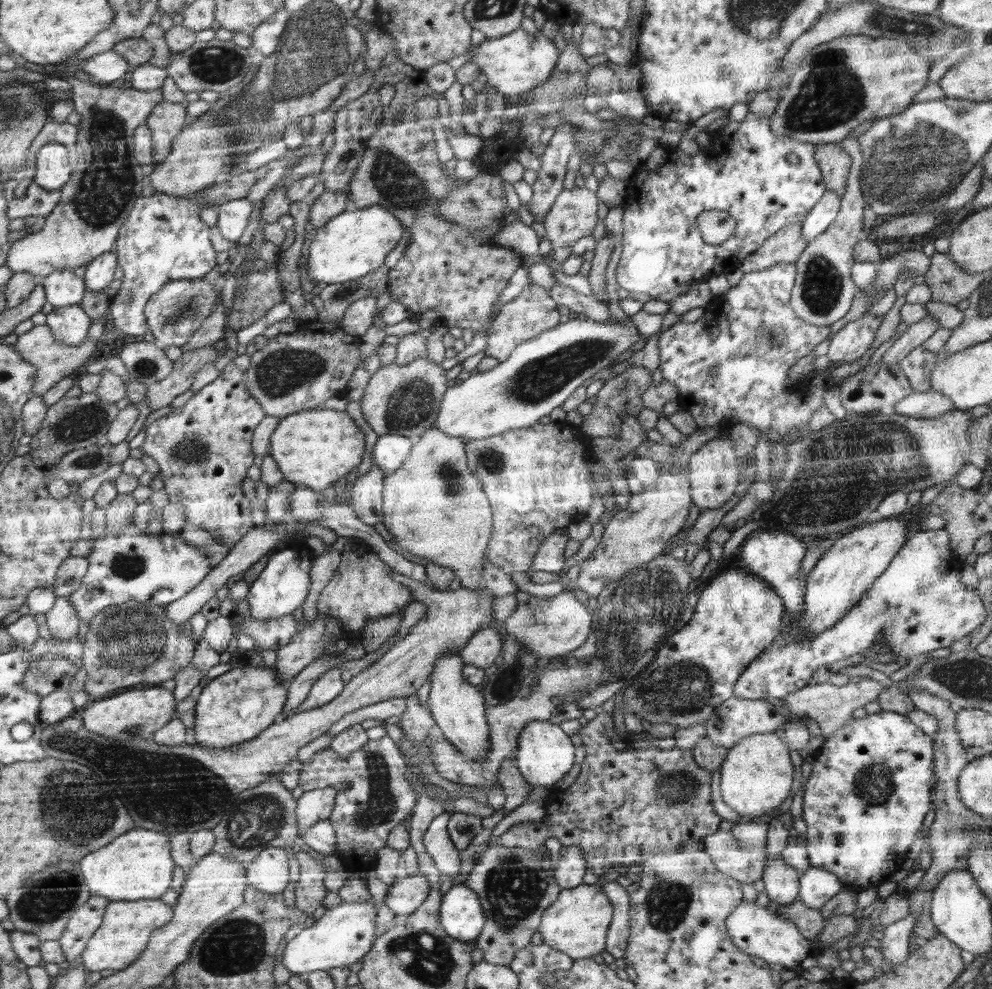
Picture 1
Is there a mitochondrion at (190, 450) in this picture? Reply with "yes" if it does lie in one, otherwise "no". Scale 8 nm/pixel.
yes

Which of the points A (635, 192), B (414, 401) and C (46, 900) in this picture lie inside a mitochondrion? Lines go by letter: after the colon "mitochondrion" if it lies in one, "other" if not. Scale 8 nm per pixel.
A: other
B: mitochondrion
C: mitochondrion

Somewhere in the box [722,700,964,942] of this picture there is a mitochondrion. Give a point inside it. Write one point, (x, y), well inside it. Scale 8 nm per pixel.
(874, 784)

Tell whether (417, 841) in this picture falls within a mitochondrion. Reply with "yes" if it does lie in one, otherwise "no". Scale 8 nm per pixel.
no

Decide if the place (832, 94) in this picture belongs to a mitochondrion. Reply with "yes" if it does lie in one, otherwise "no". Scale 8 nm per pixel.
yes

